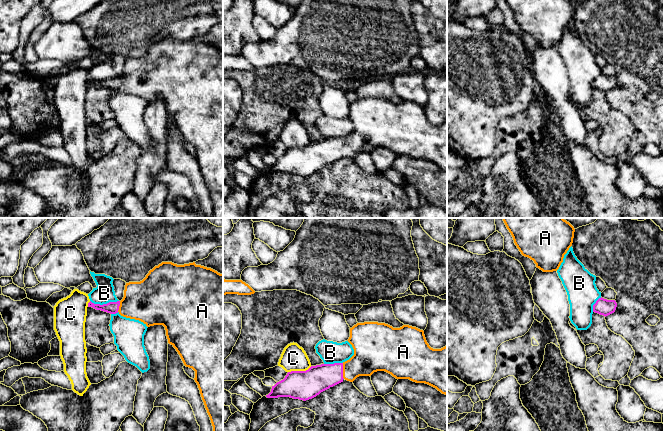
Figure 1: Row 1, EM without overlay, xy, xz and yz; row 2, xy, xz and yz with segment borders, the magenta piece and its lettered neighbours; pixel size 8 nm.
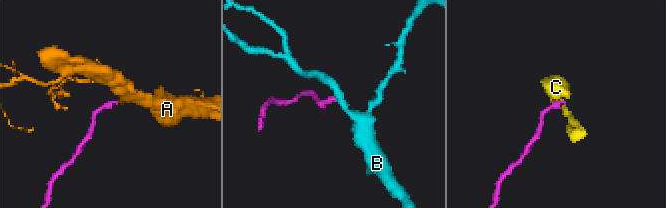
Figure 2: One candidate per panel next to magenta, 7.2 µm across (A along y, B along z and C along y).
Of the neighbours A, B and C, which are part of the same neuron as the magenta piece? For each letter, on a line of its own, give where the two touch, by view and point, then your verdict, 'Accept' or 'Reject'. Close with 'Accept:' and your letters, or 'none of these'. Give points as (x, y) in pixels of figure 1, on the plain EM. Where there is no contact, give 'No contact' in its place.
A: Touches magenta at xz (342, 147). Accept
B: Touches magenta at xy (104, 80). Reject
C: Touches magenta at xz (299, 147). Reject
Accept: A

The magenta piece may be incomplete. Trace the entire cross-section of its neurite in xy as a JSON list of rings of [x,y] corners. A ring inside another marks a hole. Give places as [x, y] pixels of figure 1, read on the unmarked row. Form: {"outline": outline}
{"outline": [[[162,38],[150,46],[142,57],[126,59],[121,77],[103,81],[90,77],[88,83],[110,90],[119,89],[123,93],[139,96],[147,103],[163,101],[168,119],[176,125],[184,141],[195,147],[194,156],[213,202],[212,218],[223,218],[223,50],[195,38],[184,41]]]}

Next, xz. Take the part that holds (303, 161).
{"outline": [[[364,98],[357,99],[350,104],[350,113],[348,118],[354,125],[354,131],[343,139],[321,140],[311,142],[306,147],[288,148],[285,154],[272,162],[271,168],[266,171],[267,174],[290,173],[299,176],[309,176],[321,168],[333,163],[343,156],[353,158],[359,152],[371,152],[374,148],[385,147],[396,155],[409,155],[416,159],[425,159],[447,171],[447,122],[441,125],[433,125],[426,117],[424,107],[409,101],[403,101],[400,104],[393,104],[385,99]]]}

